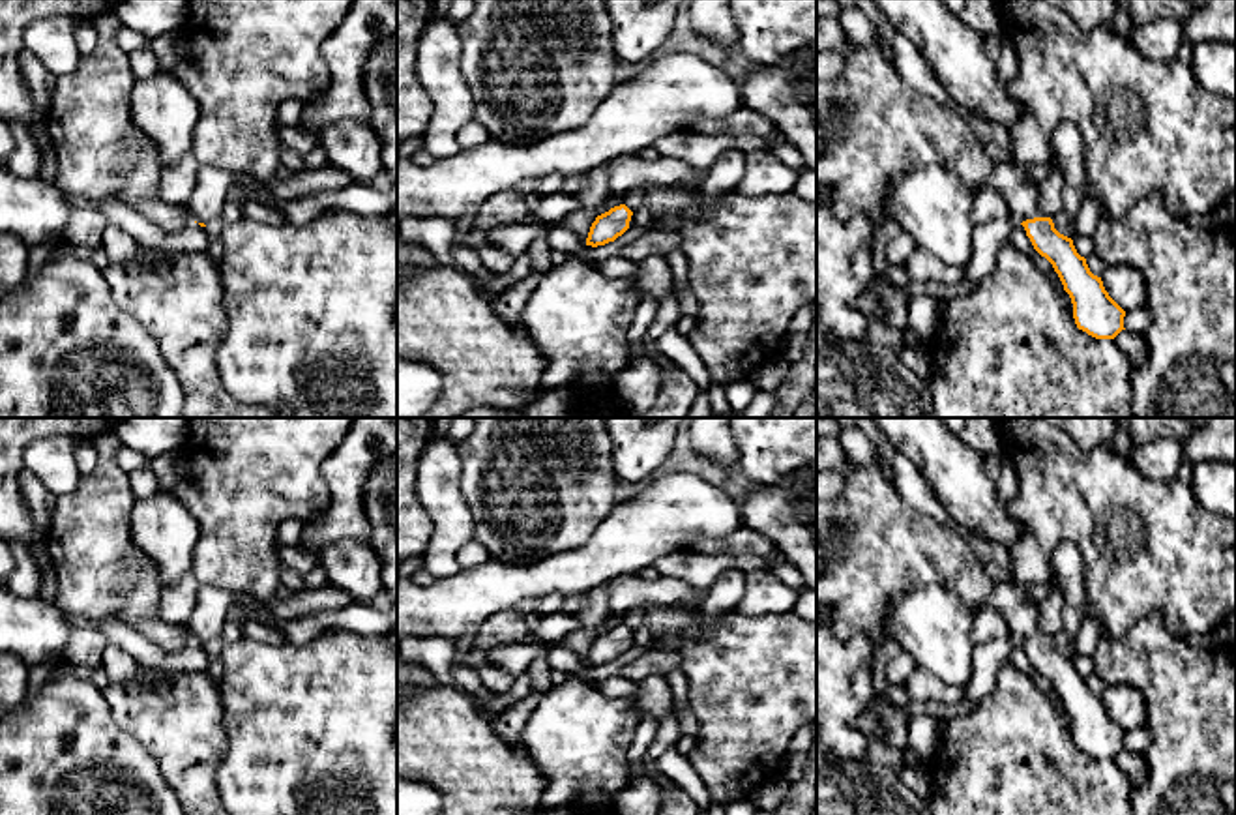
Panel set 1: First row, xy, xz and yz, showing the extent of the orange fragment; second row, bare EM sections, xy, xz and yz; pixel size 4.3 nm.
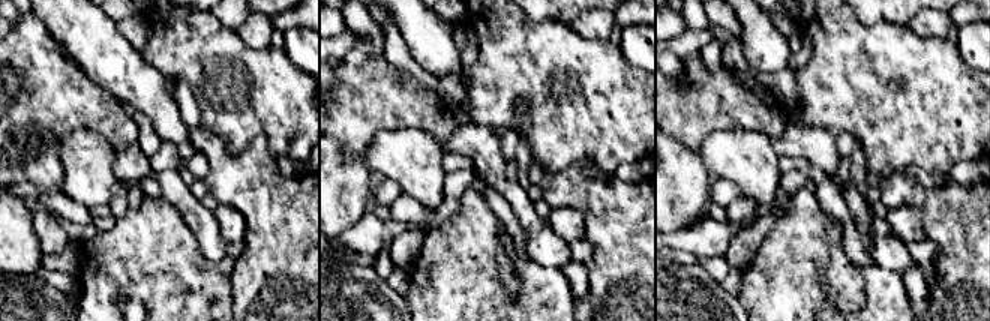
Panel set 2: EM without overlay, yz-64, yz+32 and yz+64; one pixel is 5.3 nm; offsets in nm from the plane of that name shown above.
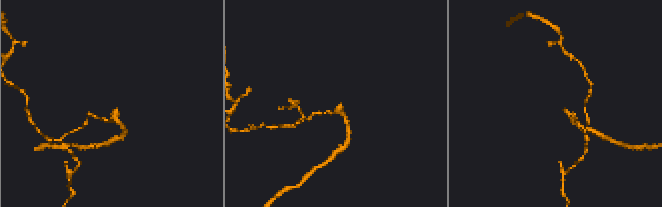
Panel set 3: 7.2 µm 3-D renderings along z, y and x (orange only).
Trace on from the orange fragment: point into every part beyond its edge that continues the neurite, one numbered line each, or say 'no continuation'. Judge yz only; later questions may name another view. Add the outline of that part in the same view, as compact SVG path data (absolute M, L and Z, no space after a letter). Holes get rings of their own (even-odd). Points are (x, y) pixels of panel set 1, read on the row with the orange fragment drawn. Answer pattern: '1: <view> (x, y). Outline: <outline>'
1: yz (1008, 178). Outline: M998 163L983 187L991 187L1006 199L1015 223L1047 217L1039 212L1039 185L1024 176L1019 163Z

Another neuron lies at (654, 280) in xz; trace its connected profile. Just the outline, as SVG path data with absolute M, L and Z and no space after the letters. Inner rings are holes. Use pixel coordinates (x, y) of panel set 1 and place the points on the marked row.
M648 257L637 262L639 274L631 277L633 290L637 290L648 304L659 302L663 296L674 292L672 272L665 257Z

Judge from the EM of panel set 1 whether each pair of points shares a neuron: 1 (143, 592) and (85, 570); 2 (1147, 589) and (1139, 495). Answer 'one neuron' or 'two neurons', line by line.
1: one neuron
2: one neuron

